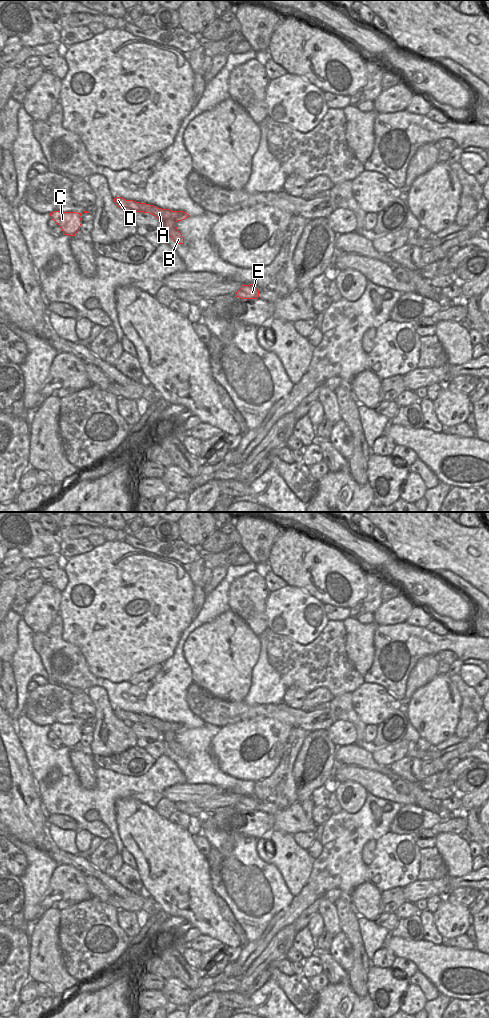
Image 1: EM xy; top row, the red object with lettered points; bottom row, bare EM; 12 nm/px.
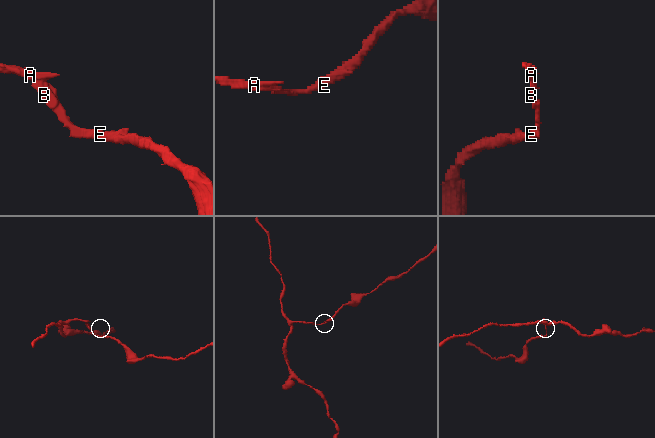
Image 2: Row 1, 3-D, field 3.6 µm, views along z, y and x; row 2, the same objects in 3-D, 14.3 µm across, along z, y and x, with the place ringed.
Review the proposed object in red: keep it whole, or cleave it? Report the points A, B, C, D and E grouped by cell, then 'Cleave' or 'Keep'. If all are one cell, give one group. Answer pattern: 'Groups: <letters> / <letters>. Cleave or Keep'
Groups: A C D / B E. Cleave.

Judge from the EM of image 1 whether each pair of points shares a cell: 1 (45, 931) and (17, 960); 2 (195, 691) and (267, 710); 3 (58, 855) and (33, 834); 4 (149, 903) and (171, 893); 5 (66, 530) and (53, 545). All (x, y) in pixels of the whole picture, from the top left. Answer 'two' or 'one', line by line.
1: two
2: one
3: two
4: two
5: two

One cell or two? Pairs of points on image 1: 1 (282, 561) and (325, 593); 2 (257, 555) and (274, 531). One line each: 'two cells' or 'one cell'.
1: one cell
2: one cell

